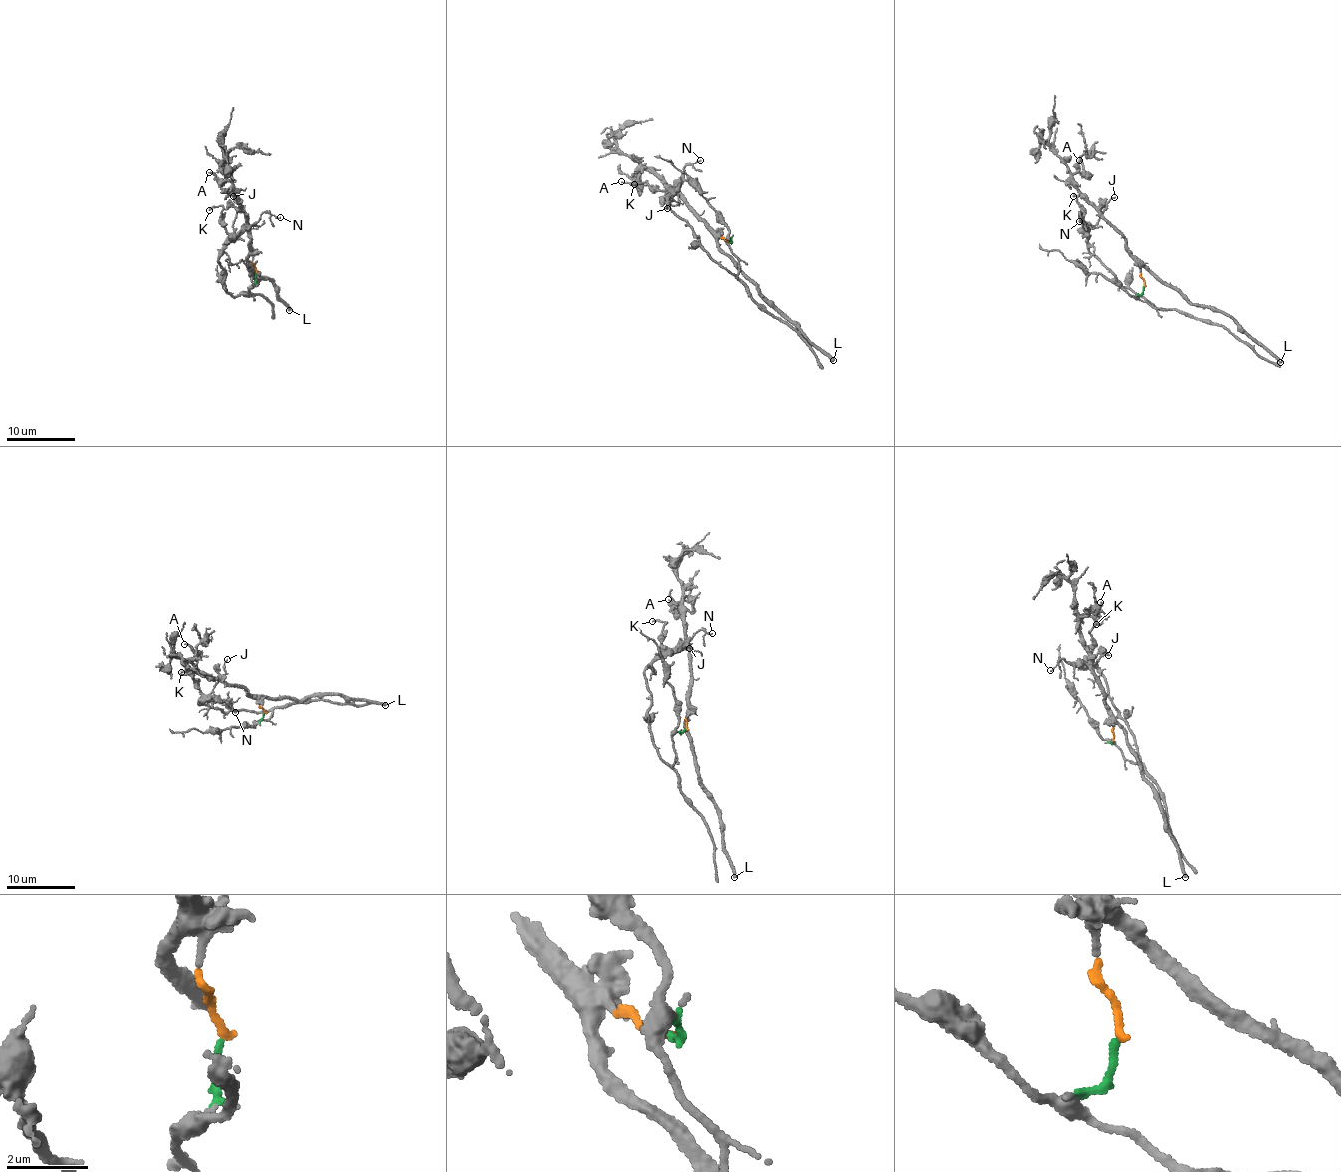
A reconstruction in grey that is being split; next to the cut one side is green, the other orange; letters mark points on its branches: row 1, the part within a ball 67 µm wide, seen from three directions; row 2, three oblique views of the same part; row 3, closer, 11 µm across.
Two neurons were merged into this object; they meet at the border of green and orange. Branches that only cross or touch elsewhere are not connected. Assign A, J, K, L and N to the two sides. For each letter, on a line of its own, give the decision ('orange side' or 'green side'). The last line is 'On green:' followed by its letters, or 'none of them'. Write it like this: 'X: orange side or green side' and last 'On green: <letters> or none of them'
A: orange side
J: green side
K: green side
L: orange side
N: green side
On green: J, K, N

